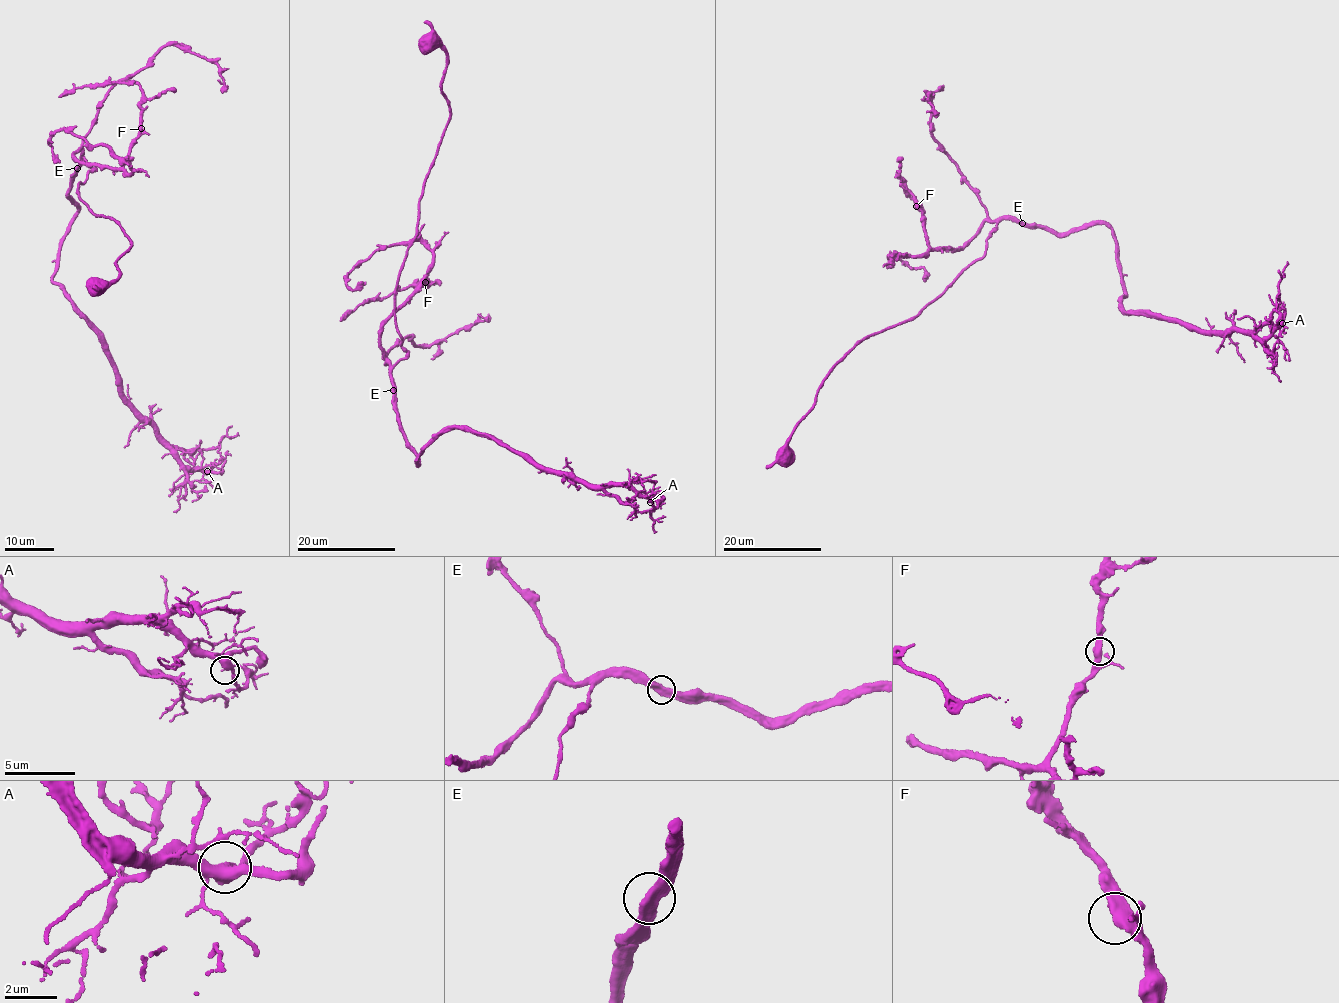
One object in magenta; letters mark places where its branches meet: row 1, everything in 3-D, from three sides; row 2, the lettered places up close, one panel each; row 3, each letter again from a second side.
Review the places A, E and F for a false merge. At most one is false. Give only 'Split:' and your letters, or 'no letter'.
Split: no letter

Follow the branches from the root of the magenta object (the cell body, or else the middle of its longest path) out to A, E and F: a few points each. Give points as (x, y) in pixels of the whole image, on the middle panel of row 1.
A: (430, 41), (450, 113), (394, 295), (398, 426), (417, 465), (457, 428), (650, 502)
E: (430, 41), (446, 55), (440, 87), (450, 113), (394, 295), (406, 354), (393, 368), (393, 390)
F: (430, 41), (446, 55), (450, 113), (394, 295), (406, 354), (393, 366), (383, 325), (425, 282)

